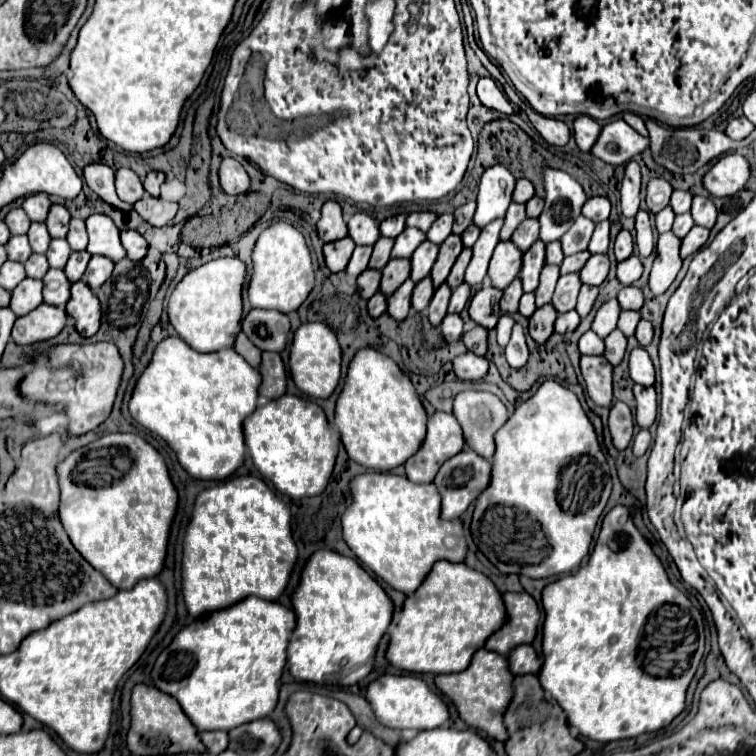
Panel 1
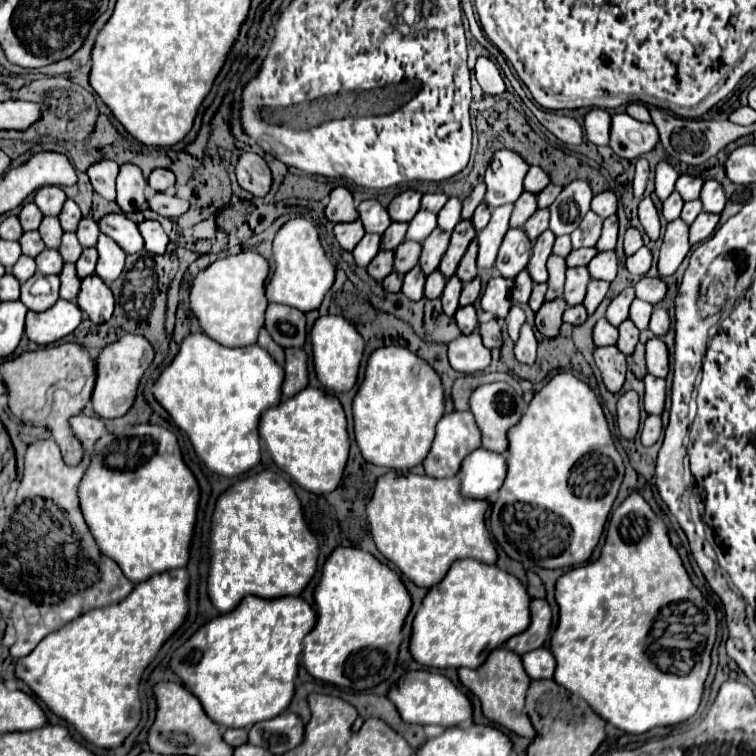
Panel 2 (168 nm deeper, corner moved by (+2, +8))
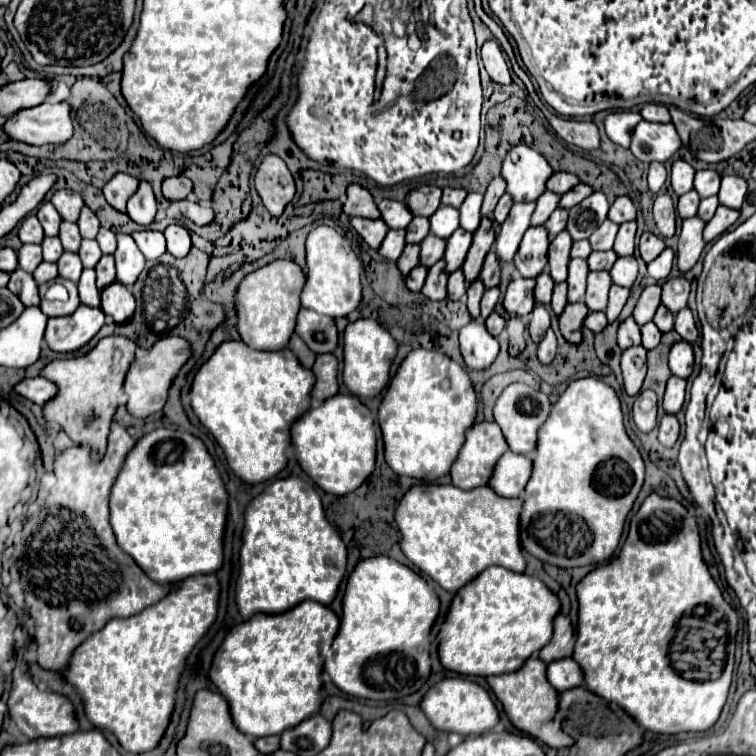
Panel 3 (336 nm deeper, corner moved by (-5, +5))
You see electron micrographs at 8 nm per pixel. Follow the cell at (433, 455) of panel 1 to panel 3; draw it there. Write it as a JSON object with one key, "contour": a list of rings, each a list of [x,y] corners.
{"contour":[[[476,423],[472,427],[472,431],[466,431],[466,443],[456,459],[456,463],[452,465],[452,471],[450,471],[450,477],[452,477],[452,483],[464,491],[468,489],[476,489],[480,485],[488,485],[490,481],[490,475],[498,463],[498,459],[508,451],[508,443],[500,431],[500,427],[496,423]]]}

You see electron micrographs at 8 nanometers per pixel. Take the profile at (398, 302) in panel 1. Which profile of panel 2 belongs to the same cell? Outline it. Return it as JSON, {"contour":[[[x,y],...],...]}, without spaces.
{"contour":[[[415,266],[413,270],[409,270],[403,276],[403,288],[401,288],[401,292],[409,300],[421,300],[423,298],[423,284],[425,284],[425,274],[421,272],[419,266]]]}

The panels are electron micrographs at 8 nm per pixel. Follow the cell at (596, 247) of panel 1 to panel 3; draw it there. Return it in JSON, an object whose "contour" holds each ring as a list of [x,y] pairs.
{"contour":[[[628,221],[620,225],[616,243],[614,243],[614,251],[622,257],[622,255],[634,255],[634,247],[636,247],[636,221]]]}

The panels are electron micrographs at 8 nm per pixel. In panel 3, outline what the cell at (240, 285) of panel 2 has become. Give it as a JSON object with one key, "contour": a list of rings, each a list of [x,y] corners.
{"contour":[[[274,261],[242,279],[236,293],[238,333],[242,341],[254,349],[280,351],[288,347],[288,341],[296,327],[296,315],[300,311],[300,291],[304,289],[304,271],[294,261]]]}

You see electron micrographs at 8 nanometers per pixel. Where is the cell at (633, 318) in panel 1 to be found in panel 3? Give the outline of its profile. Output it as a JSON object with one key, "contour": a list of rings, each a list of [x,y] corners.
{"contour":[[[660,307],[656,311],[656,317],[654,317],[654,323],[660,327],[660,331],[672,331],[674,329],[674,313],[668,311],[666,307]]]}

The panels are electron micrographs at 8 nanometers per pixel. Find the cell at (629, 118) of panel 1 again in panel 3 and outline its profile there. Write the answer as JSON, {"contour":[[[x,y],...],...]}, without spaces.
{"contour":[[[648,103],[642,107],[642,115],[646,121],[656,121],[656,123],[668,123],[670,121],[670,111],[666,105],[660,103]]]}

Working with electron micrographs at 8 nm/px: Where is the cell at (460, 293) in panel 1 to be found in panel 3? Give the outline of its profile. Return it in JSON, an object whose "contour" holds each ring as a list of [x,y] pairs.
{"contour":[[[496,287],[494,289],[488,289],[484,293],[484,297],[482,297],[482,319],[486,319],[494,311],[498,299],[500,299],[500,291]]]}

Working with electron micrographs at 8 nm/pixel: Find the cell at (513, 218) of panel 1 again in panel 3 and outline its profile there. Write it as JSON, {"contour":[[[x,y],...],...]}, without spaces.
{"contour":[[[546,191],[538,197],[536,201],[536,211],[532,215],[532,225],[544,225],[548,221],[548,217],[552,215],[552,211],[558,207],[560,203],[560,195],[558,193],[552,193],[552,191]]]}

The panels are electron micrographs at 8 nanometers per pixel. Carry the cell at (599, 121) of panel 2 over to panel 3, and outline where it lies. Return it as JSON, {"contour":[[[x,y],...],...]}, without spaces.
{"contour":[[[616,111],[616,113],[610,113],[604,121],[604,127],[606,127],[606,135],[622,145],[622,147],[630,147],[630,137],[632,137],[632,127],[636,127],[636,123],[642,121],[642,115],[640,113],[634,113],[634,111]]]}

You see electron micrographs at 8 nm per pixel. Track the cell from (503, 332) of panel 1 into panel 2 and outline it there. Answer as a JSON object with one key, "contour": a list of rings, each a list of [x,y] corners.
{"contour":[[[513,304],[513,308],[509,310],[509,316],[505,318],[505,322],[507,322],[507,334],[509,334],[509,338],[515,342],[515,340],[519,338],[519,328],[521,328],[521,324],[525,322],[523,310],[521,310],[517,304]]]}

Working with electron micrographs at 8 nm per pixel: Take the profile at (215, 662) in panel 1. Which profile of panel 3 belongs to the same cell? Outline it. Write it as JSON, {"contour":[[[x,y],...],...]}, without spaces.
{"contour":[[[304,601],[292,611],[286,611],[282,615],[256,615],[236,625],[228,633],[228,637],[224,639],[222,647],[218,649],[214,657],[210,679],[220,689],[220,693],[228,699],[232,719],[244,735],[252,739],[280,735],[286,729],[300,725],[304,719],[320,711],[324,703],[324,695],[320,695],[322,691],[320,675],[322,675],[322,665],[324,665],[322,647],[332,643],[338,627],[340,627],[340,619],[332,609],[316,601]]]}

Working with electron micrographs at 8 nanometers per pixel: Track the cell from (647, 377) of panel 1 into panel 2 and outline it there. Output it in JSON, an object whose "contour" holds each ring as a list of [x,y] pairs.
{"contour":[[[651,338],[645,344],[645,366],[647,372],[657,376],[657,378],[665,378],[669,372],[669,362],[667,362],[667,348],[659,338]]]}

